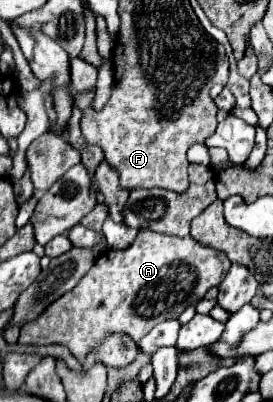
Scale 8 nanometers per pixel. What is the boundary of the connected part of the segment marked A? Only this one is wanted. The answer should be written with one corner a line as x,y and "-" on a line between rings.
140,230
136,240
126,250
106,250
94,266
88,270
88,274
64,296
60,296
36,322
30,322
28,326
22,326
20,344
66,344
70,352
82,362
90,350
94,350
100,340
108,332
126,332
138,342
148,334
156,324
164,320
178,318
188,304
196,304
204,298
206,290
212,286
218,286
222,276
228,272
230,260
224,252
204,246
198,240
192,240
190,236
178,238
168,234
158,234
152,230

